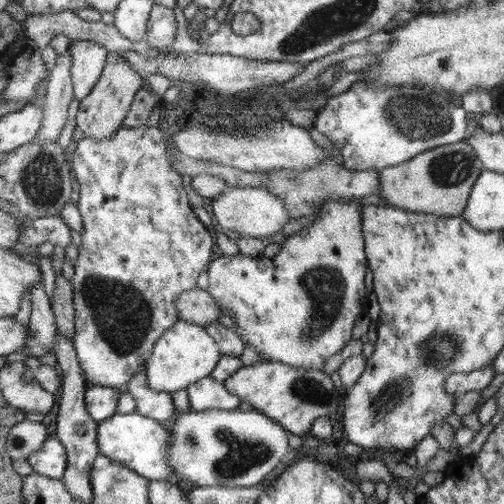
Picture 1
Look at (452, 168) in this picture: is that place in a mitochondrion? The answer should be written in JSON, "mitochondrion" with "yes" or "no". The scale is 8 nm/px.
{"mitochondrion":"yes"}

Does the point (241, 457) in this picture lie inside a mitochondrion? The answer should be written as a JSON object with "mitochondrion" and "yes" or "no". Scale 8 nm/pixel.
{"mitochondrion":"yes"}

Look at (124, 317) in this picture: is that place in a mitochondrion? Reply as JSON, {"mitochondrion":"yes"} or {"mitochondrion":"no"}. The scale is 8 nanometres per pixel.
{"mitochondrion":"yes"}

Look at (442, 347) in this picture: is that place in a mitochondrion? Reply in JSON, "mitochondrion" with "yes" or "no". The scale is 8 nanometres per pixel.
{"mitochondrion":"yes"}

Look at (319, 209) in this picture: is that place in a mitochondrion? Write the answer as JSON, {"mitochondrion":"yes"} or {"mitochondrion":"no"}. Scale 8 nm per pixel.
{"mitochondrion":"no"}

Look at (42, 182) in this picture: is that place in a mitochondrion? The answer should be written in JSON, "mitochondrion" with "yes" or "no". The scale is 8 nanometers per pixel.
{"mitochondrion":"yes"}

